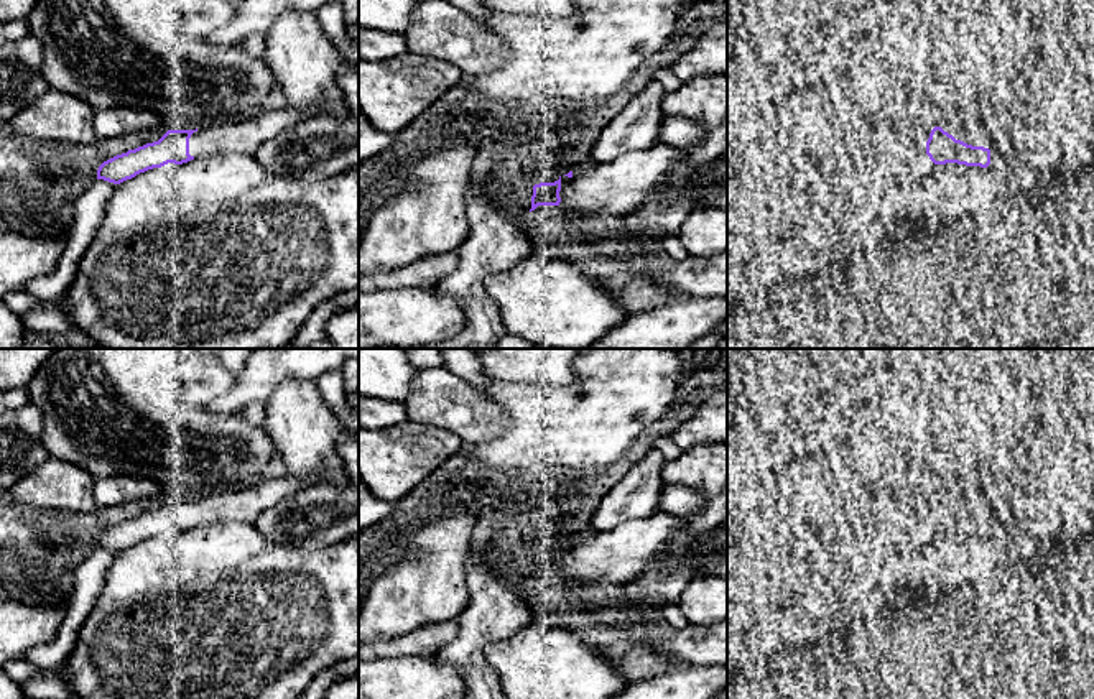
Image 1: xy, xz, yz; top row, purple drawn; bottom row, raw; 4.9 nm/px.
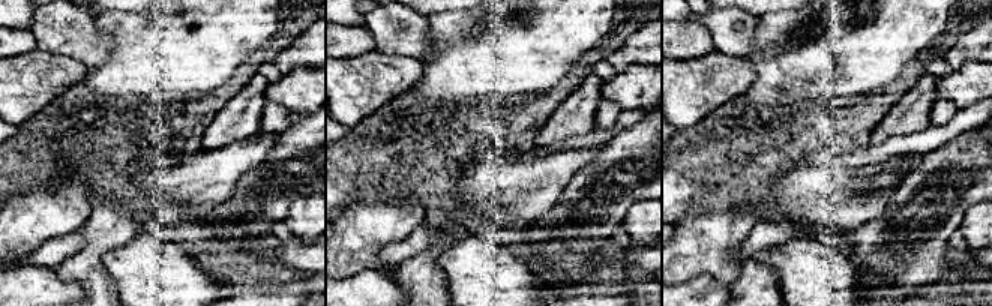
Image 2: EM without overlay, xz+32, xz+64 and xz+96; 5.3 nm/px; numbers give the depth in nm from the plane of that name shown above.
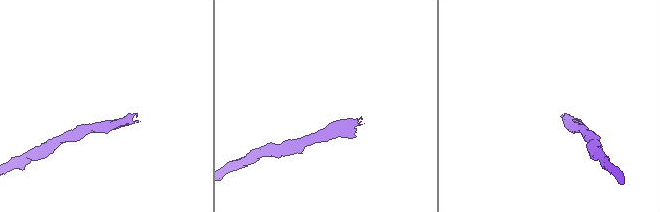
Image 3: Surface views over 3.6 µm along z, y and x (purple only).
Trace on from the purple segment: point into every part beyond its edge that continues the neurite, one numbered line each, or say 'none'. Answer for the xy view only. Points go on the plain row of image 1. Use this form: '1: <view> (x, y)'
1: xy (245, 505)

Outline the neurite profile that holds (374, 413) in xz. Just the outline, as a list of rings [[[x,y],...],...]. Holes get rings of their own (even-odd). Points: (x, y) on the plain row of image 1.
[[[359,396],[359,426],[367,429],[393,428],[408,421],[406,406],[380,398]]]

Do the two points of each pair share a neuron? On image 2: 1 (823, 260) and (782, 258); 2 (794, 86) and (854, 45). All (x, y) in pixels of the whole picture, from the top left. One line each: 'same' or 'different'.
1: same
2: same

